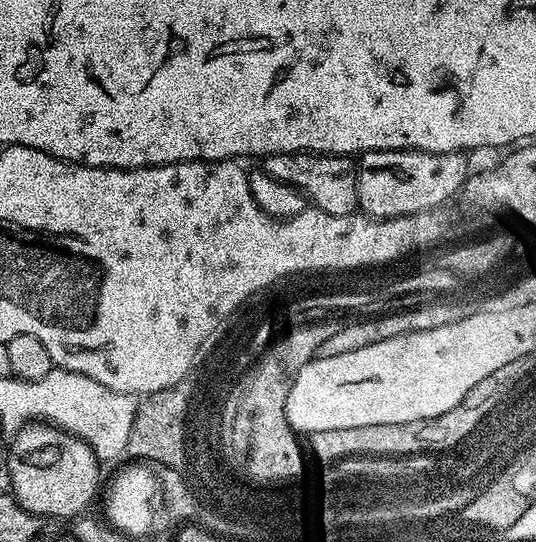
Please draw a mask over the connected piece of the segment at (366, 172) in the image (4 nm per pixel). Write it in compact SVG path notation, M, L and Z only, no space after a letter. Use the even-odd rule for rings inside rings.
M413 148L363 153L356 173L359 211L376 220L393 220L439 209L439 204L446 203L463 189L470 175L468 158L459 152L419 152Z

